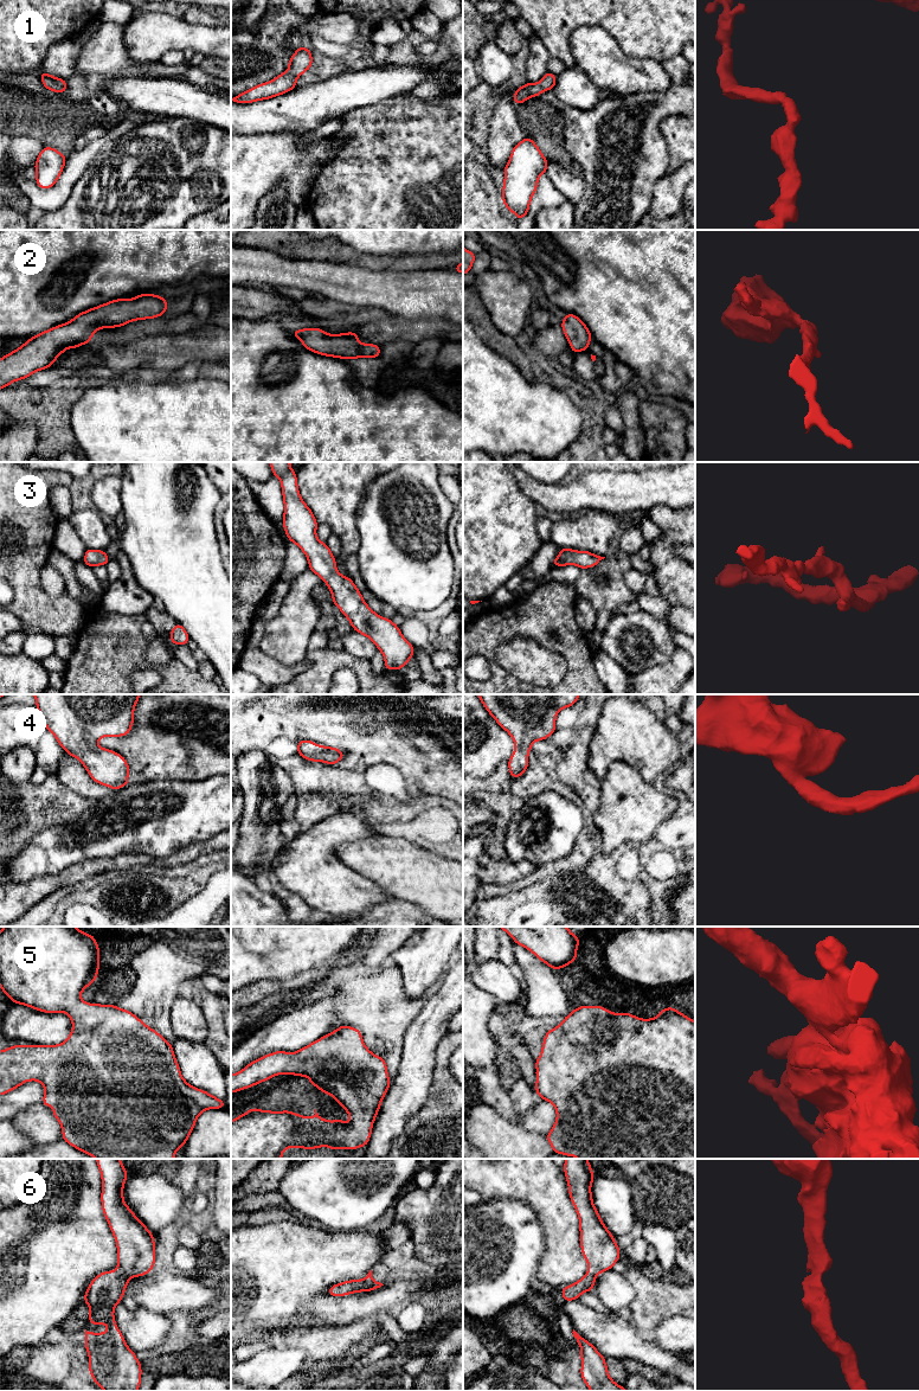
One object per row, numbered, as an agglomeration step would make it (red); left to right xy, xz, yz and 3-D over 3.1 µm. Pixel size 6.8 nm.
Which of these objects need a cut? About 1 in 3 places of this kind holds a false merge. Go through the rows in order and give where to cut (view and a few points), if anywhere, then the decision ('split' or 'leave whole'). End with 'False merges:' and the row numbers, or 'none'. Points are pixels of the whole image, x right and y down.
1: cut none; leave whole
2: cut none; leave whole
3: cut none; leave whole
4: cut none; leave whole
5: cut none; leave whole
6: cut none; leave whole
False merges: none

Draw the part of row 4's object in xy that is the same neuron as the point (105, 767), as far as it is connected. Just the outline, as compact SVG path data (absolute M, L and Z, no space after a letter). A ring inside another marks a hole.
M32 694L44 725L60 746L78 758L90 777L113 790L127 786L130 768L120 754L103 749L97 742L107 736L121 737L130 732L134 723L134 709L141 694Z

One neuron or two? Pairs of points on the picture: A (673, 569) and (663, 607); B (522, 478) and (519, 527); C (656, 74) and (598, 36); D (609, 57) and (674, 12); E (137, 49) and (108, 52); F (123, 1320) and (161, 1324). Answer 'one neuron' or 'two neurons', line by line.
A: two neurons
B: two neurons
C: one neuron
D: two neurons
E: two neurons
F: one neuron

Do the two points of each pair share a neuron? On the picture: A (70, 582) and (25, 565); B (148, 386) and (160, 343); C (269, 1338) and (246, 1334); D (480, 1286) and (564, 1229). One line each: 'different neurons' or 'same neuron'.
A: different neurons
B: different neurons
C: same neuron
D: different neurons

